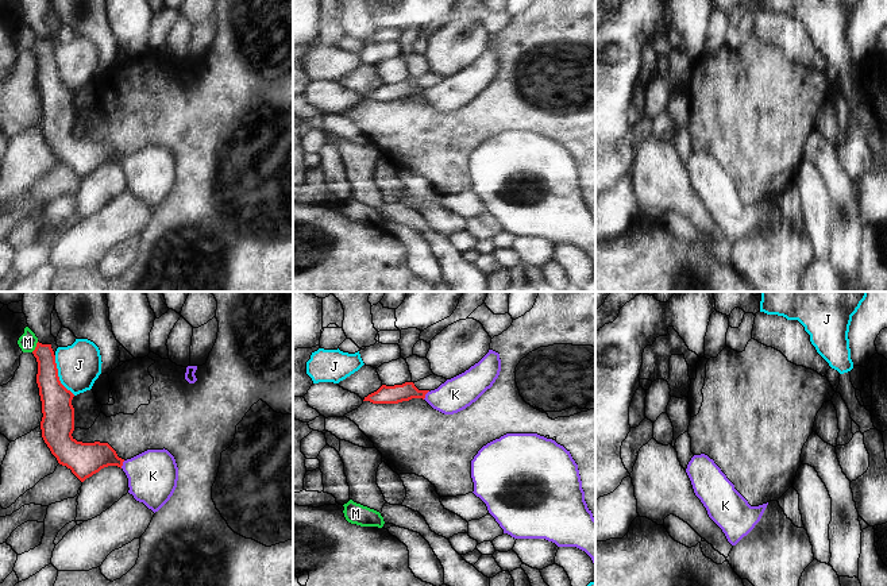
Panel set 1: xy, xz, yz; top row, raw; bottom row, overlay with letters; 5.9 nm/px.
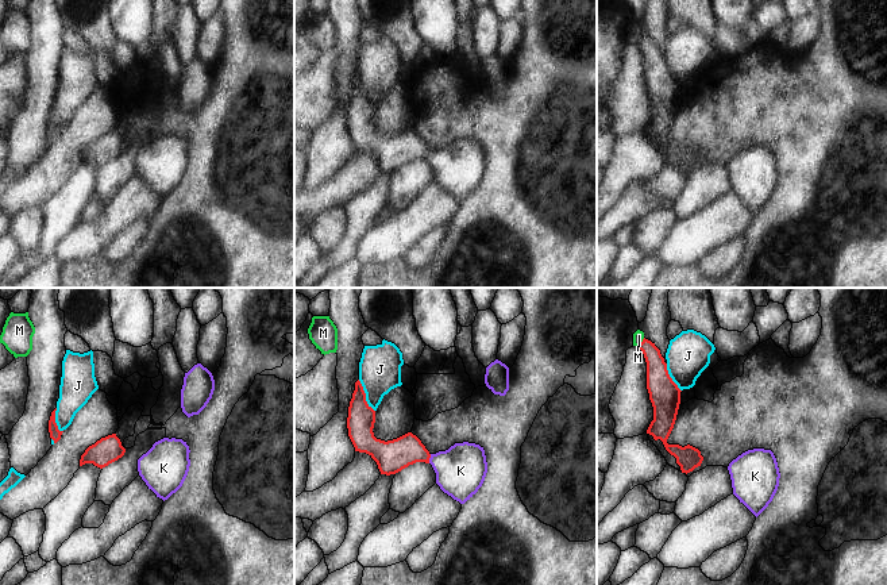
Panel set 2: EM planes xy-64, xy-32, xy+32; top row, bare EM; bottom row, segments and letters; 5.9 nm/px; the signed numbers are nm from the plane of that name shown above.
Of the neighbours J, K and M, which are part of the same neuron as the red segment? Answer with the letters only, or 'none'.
K

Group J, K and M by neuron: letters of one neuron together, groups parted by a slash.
J / K / M

